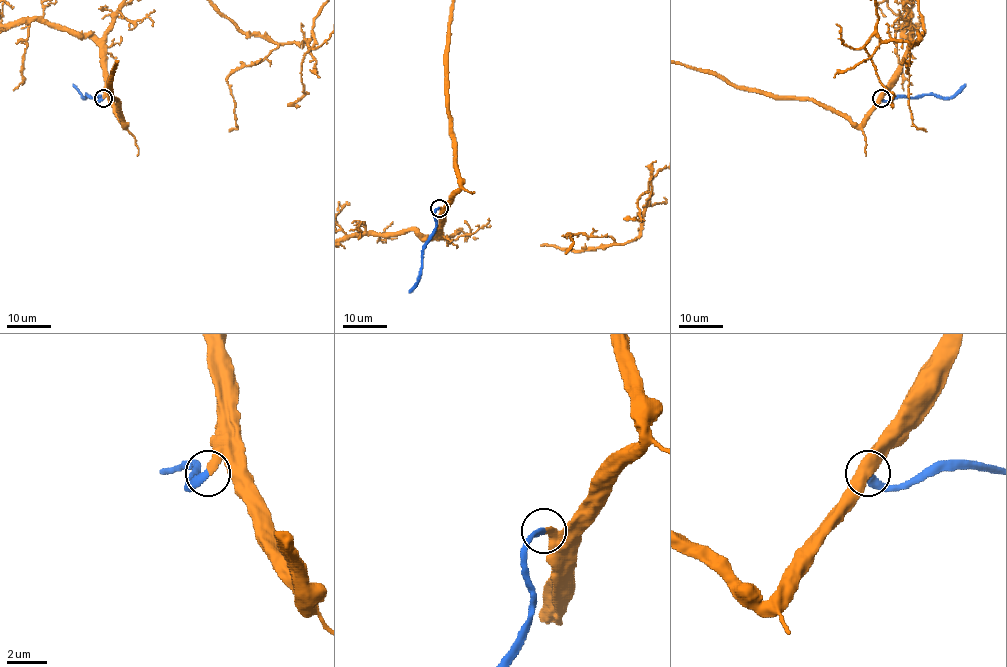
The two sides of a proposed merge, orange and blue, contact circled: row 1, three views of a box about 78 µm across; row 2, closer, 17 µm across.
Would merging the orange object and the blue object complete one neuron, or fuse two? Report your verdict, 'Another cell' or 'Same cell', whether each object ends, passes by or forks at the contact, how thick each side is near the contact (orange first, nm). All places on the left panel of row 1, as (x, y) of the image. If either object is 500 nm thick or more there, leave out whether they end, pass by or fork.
Same cell. At the ring orange ends. At the ring blue ends. Thickness 360 nm (orange) against 320 nm

